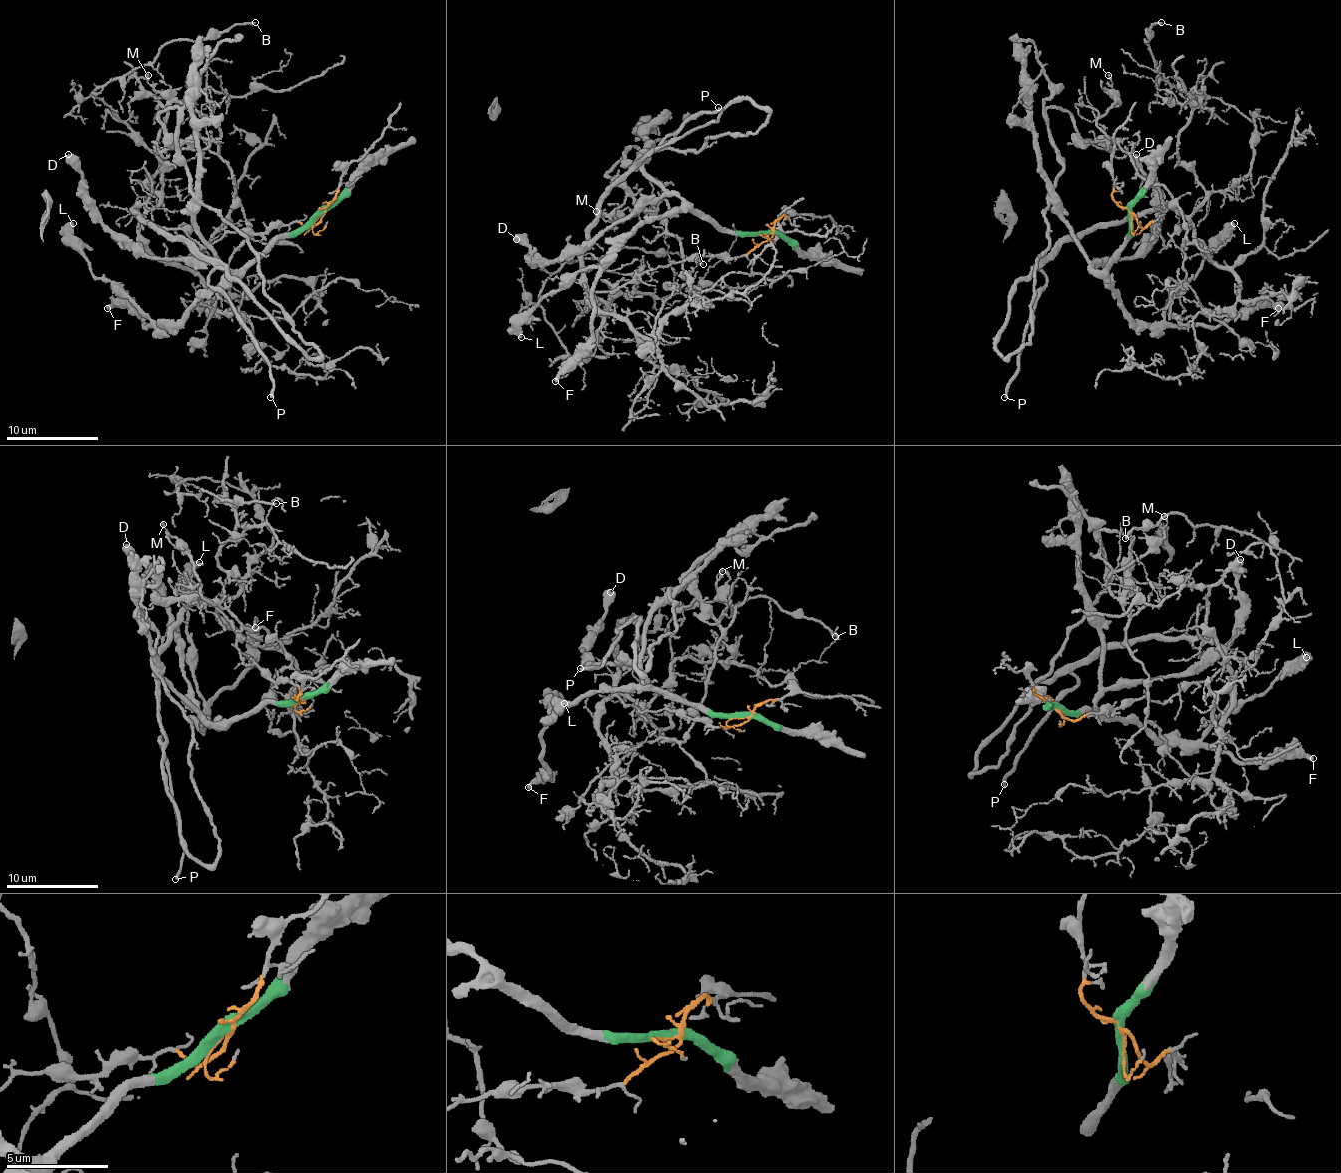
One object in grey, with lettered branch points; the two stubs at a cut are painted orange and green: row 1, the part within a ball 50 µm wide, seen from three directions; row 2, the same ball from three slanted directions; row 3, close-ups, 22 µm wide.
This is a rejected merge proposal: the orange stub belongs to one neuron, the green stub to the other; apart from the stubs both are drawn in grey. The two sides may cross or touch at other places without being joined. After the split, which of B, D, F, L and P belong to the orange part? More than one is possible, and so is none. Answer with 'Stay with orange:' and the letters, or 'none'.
Stay with orange: B, P

